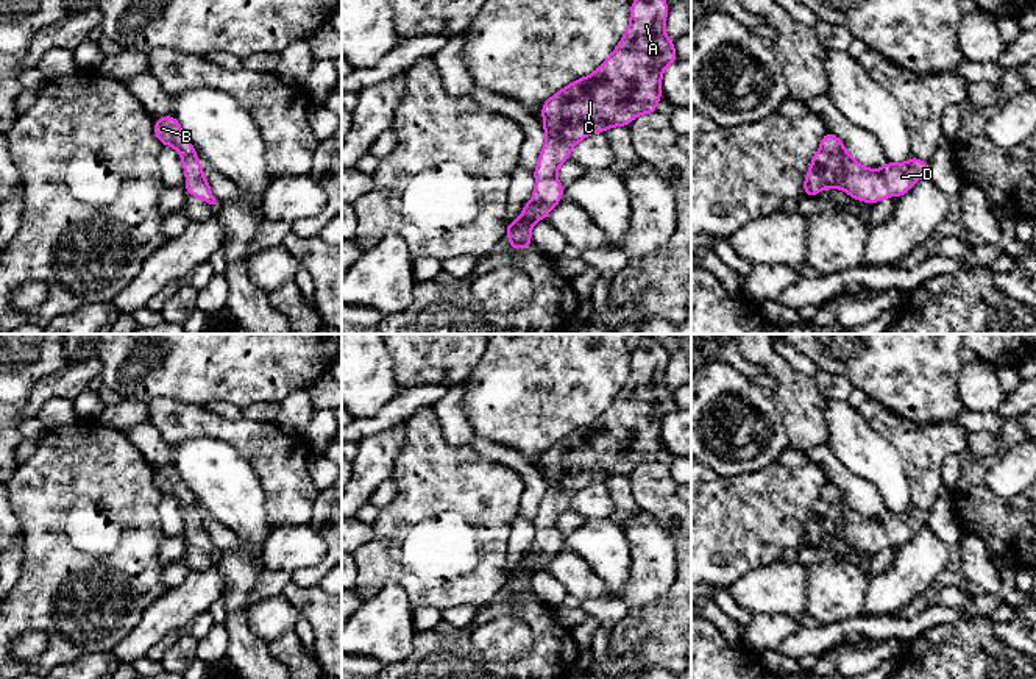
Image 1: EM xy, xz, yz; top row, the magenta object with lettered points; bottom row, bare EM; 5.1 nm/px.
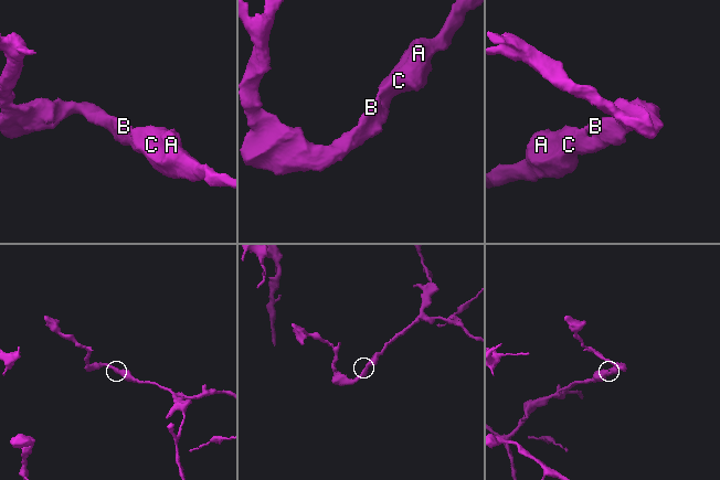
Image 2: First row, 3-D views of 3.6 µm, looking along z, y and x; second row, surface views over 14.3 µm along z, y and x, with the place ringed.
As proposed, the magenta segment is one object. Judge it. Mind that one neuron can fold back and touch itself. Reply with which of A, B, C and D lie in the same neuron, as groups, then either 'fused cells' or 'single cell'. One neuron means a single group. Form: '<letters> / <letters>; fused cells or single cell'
A B C D; single cell

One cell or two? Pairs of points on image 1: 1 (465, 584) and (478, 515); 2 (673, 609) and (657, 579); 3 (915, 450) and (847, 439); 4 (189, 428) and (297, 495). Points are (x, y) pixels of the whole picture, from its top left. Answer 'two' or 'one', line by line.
1: one
2: two
3: two
4: one

